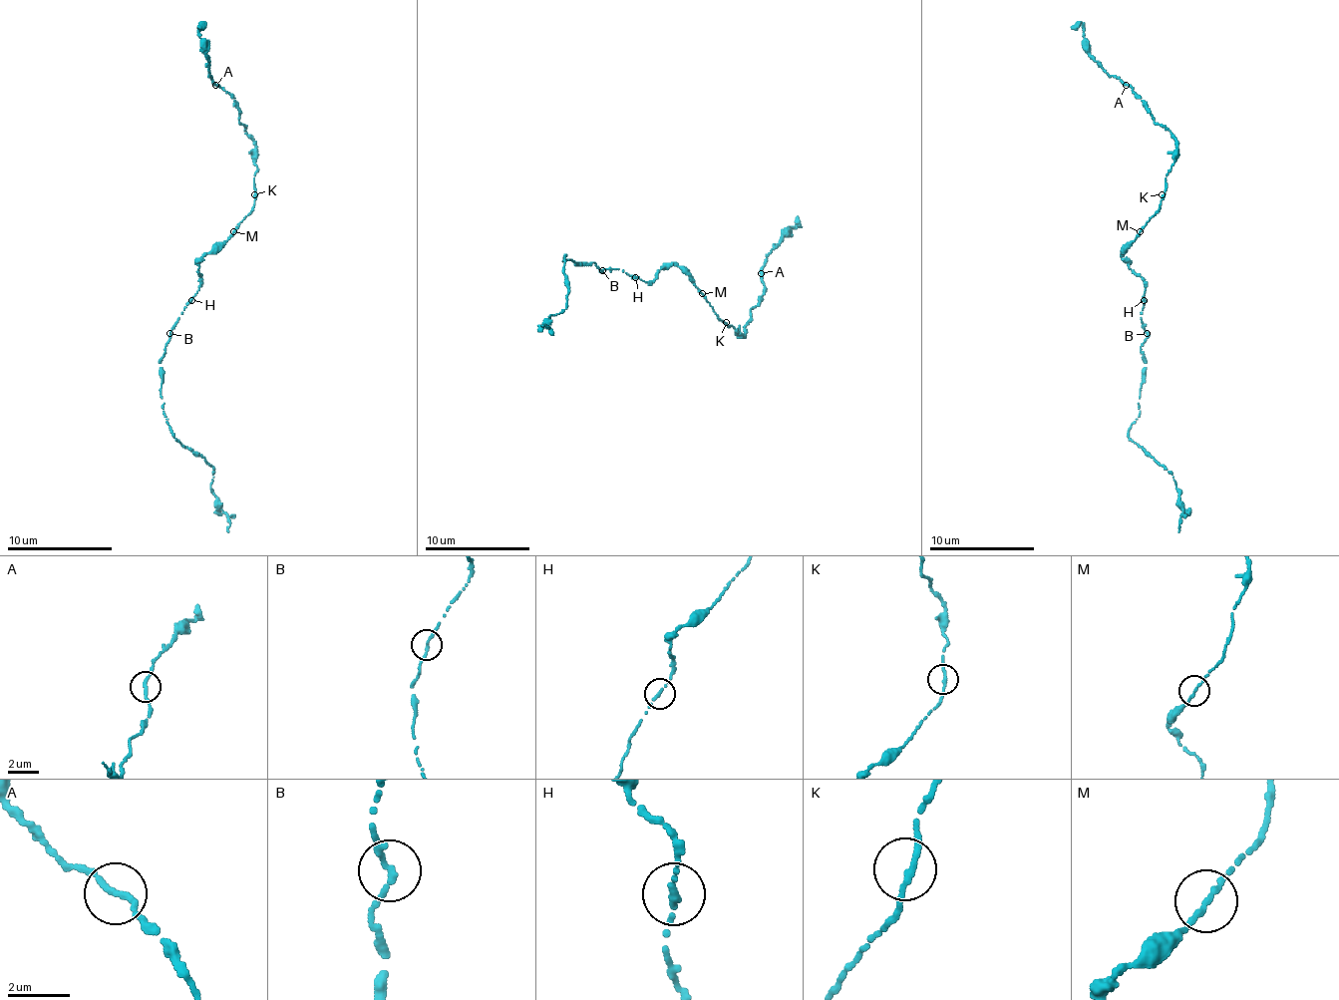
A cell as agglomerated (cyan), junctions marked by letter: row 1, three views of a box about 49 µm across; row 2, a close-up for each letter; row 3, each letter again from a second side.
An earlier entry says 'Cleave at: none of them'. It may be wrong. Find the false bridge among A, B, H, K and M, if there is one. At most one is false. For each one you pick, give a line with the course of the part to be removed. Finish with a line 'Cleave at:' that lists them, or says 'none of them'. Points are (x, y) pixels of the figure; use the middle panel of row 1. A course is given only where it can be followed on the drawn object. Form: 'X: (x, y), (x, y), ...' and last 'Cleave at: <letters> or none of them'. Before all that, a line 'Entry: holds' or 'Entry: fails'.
Entry: holds
Cleave at: none of them

